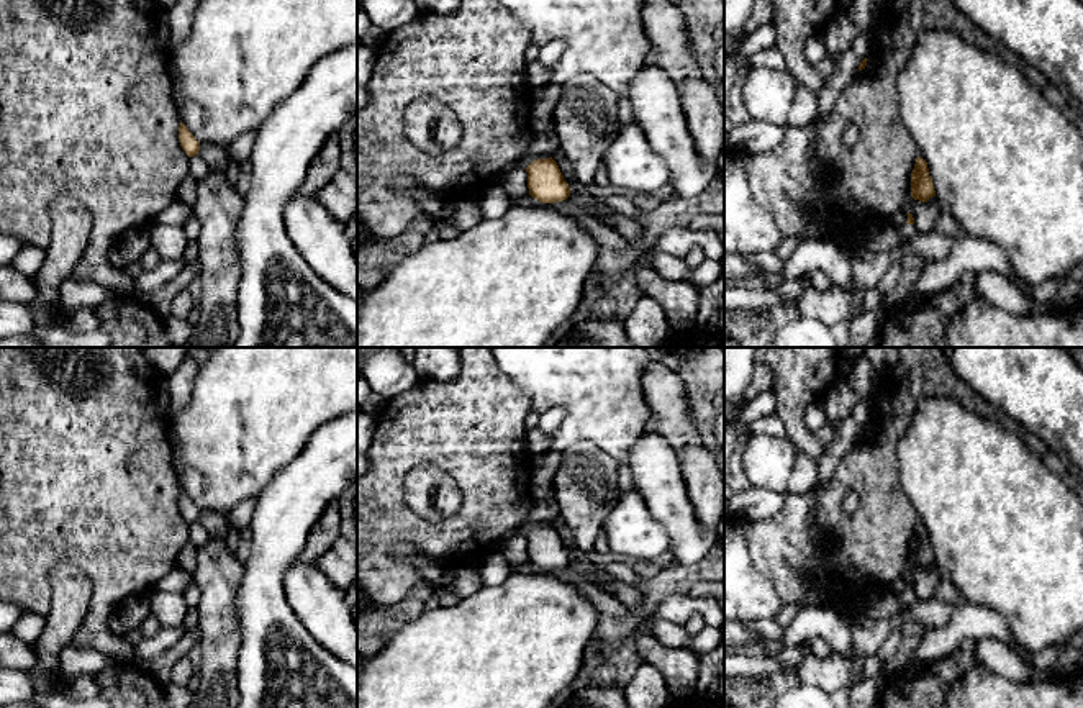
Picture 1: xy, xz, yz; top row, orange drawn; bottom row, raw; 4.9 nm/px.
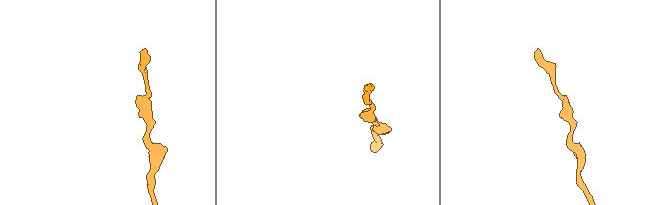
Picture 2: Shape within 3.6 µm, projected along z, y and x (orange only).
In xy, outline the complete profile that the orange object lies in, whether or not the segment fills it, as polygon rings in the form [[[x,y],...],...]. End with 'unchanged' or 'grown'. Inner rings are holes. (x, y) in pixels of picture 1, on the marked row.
[[[180,123],[179,126],[179,141],[188,157],[198,154],[200,143],[195,139],[195,136],[188,131],[188,128],[184,123]]]; unchanged

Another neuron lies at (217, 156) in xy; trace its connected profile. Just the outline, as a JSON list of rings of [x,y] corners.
[[[200,143],[198,154],[205,159],[210,170],[224,172],[229,162],[229,151],[221,144]]]

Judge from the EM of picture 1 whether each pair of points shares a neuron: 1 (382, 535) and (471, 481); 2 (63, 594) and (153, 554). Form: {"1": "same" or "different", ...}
{"1": "same", "2": "different"}

